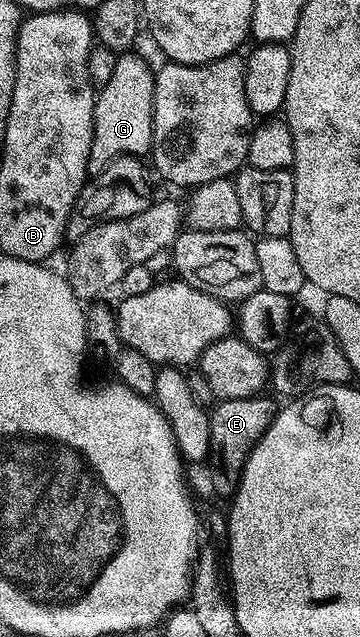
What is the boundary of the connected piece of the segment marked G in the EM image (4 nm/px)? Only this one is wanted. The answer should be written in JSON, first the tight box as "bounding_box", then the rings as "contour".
{"bounding_box":[88,50,155,173],"contour":[[[128,50],[116,55],[113,74],[104,88],[98,89],[93,110],[93,142],[88,173],[104,172],[119,156],[146,157],[151,151],[153,138],[153,94],[155,72],[143,56],[134,56]]]}

